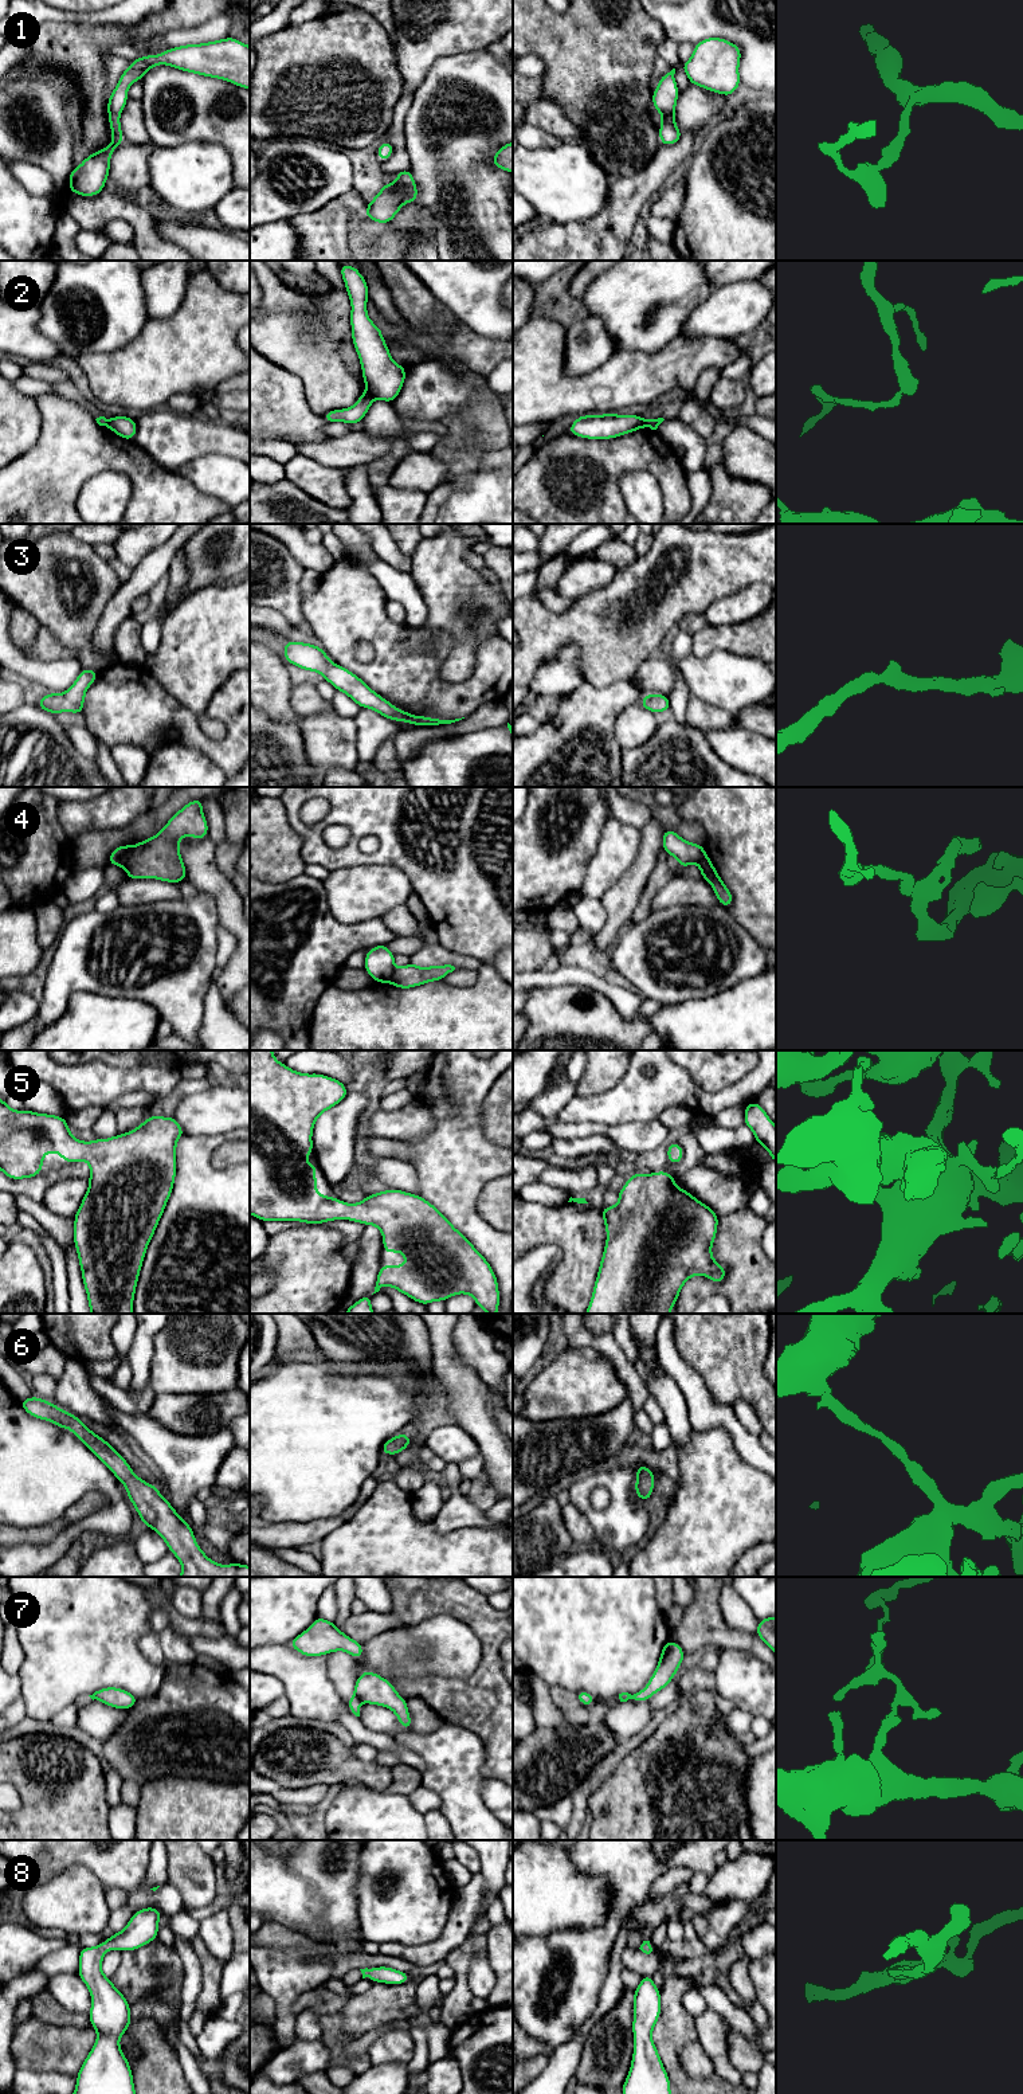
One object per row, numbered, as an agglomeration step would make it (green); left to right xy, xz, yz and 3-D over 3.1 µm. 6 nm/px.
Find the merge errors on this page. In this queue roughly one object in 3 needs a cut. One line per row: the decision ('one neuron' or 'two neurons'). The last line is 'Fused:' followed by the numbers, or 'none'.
1: one neuron
2: two neurons
3: one neuron
4: two neurons
5: one neuron
6: one neuron
7: two neurons
8: one neuron
Fused: 2, 4, 7

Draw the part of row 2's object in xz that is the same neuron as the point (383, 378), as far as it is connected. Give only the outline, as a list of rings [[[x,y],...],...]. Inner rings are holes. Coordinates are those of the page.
[[[352,265],[338,266],[352,304],[352,340],[361,363],[362,380],[373,398],[392,403],[403,388],[407,368],[392,360],[381,336],[383,328],[368,317],[365,278]]]

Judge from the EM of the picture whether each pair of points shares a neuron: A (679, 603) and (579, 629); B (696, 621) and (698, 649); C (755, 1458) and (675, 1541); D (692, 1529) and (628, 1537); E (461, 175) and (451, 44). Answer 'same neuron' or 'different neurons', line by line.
A: same neuron
B: different neurons
C: different neurons
D: different neurons
E: different neurons

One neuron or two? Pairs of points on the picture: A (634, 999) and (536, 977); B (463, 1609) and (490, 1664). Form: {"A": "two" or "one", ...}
{"A": "one", "B": "one"}

